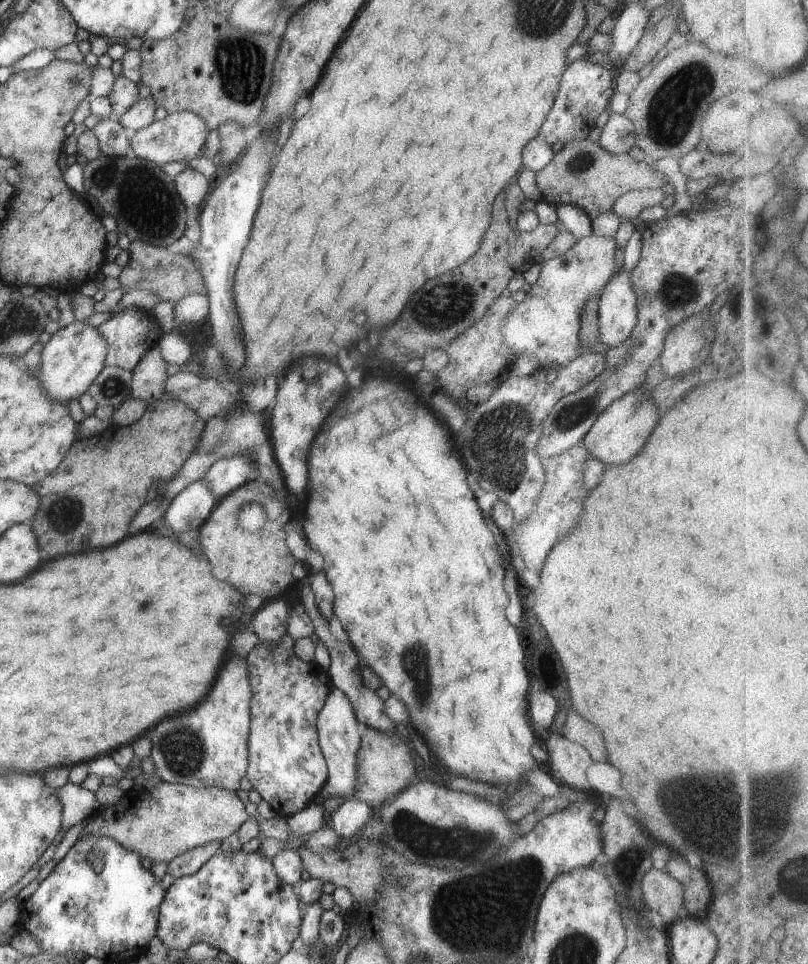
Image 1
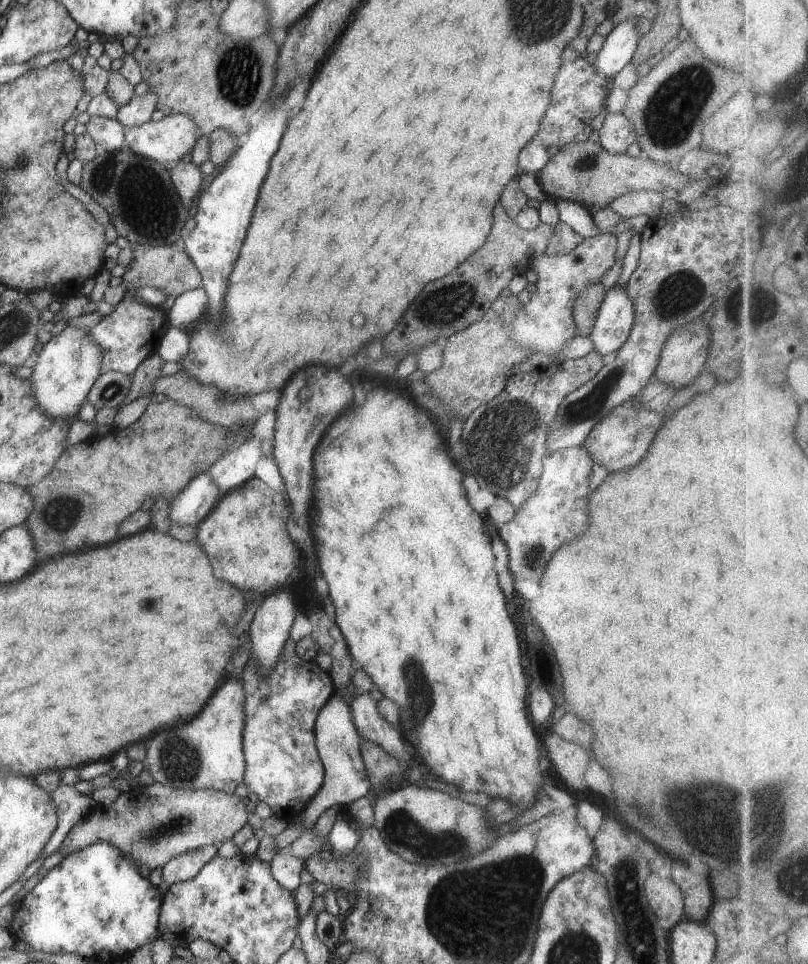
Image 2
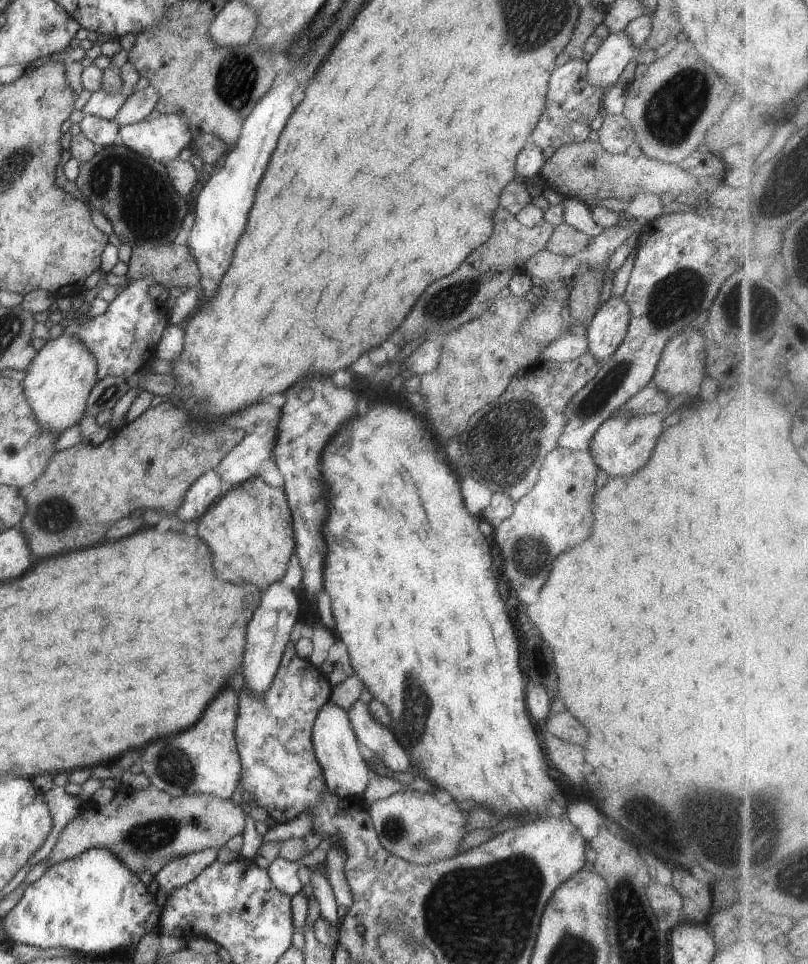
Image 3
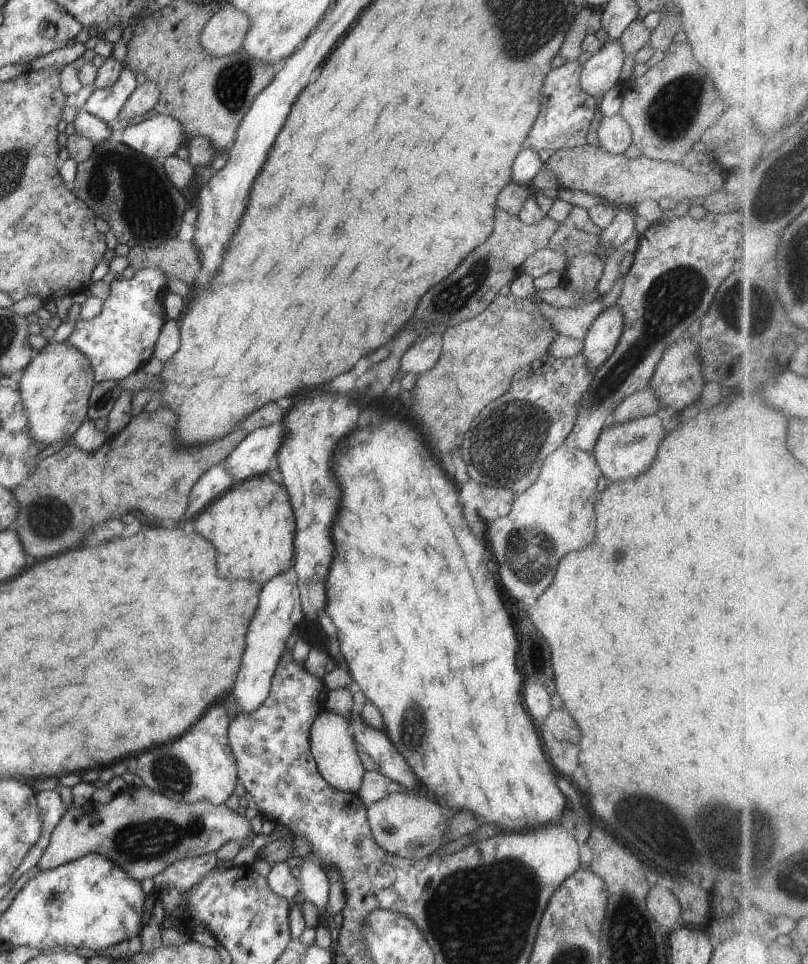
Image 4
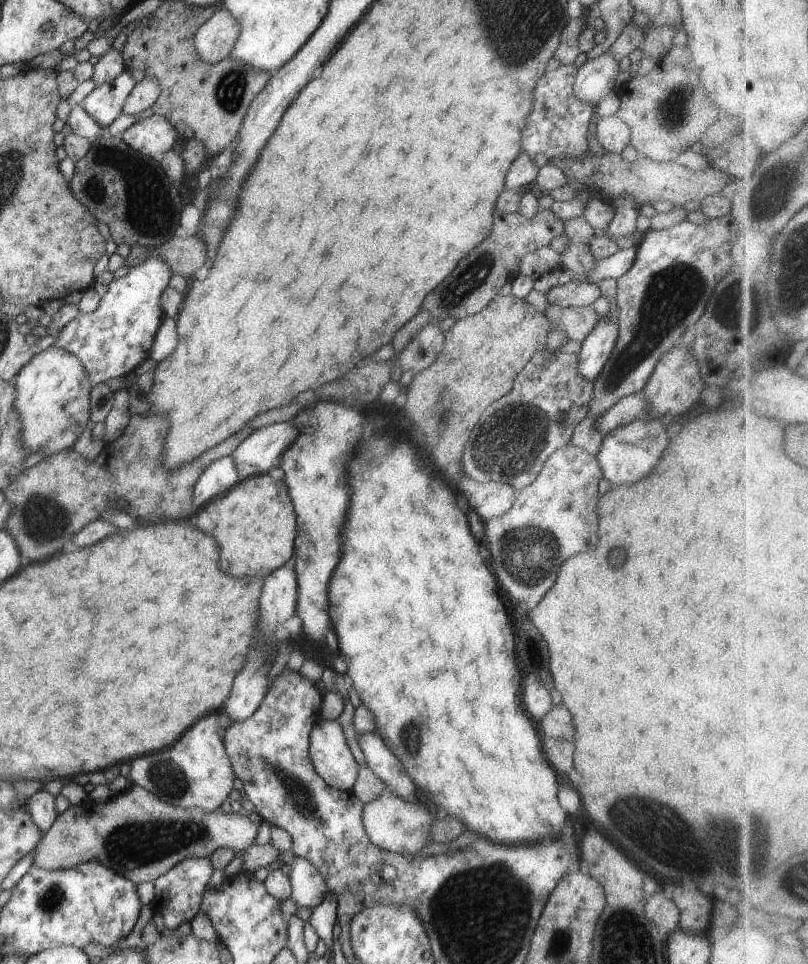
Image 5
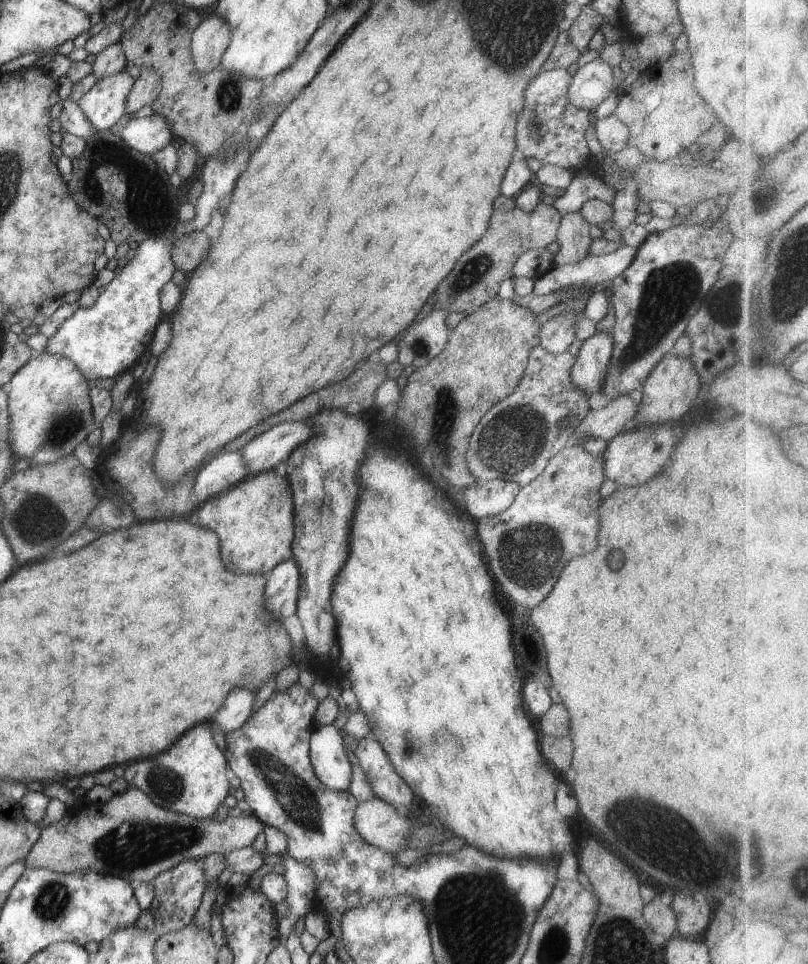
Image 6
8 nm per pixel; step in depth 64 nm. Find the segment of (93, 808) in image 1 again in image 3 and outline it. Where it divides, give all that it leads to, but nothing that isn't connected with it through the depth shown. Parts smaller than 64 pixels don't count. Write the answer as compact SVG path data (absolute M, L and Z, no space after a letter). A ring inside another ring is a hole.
M52 786L43 794L46 805L50 810L53 828L50 830L48 838L44 840L44 844L34 852L34 856L30 856L30 860L26 862L28 865L37 865L48 859L50 852L54 849L54 844L58 842L62 828L70 820L74 820L74 816L78 816L78 812L80 812L83 802L80 802L77 796L68 794L64 789Z

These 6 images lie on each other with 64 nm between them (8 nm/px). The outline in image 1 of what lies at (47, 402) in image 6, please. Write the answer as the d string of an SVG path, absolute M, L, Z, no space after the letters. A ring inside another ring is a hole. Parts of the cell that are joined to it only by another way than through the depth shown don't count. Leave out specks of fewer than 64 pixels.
M74 321L66 328L60 329L44 344L42 350L38 365L40 374L37 374L42 390L54 404L68 406L69 401L80 400L80 396L89 391L98 374L105 368L106 352L108 346L104 336L100 336L100 332L88 322Z

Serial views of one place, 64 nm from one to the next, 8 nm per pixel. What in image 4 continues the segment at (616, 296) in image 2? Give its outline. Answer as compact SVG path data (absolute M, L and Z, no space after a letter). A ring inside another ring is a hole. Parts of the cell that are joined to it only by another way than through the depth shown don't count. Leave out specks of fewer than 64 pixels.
M618 304L608 306L591 326L583 339L582 354L590 370L598 370L614 352L624 328L622 308Z

